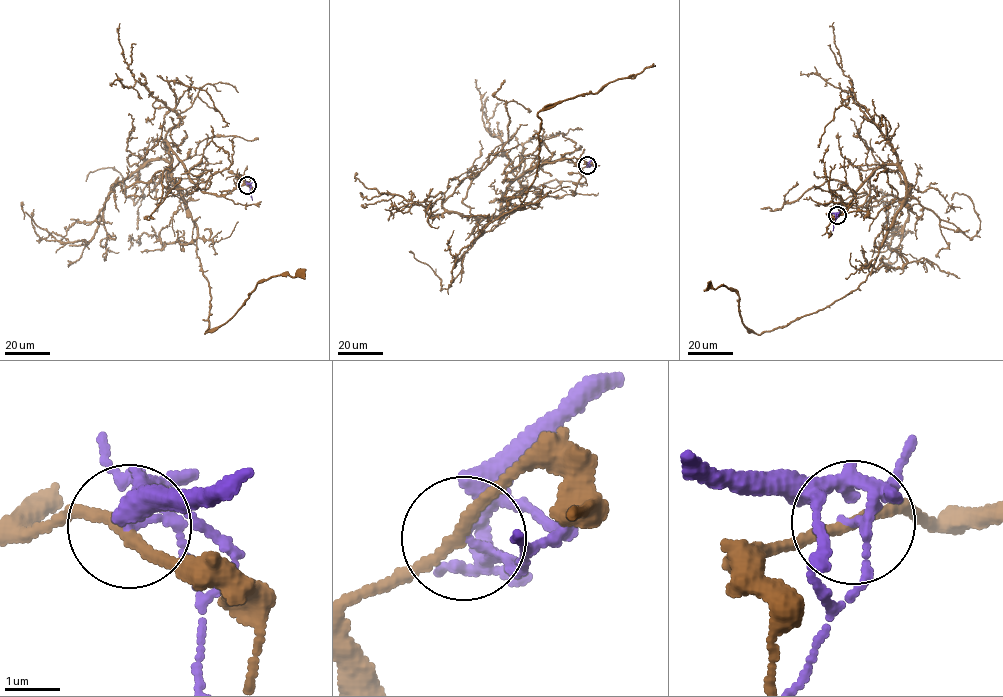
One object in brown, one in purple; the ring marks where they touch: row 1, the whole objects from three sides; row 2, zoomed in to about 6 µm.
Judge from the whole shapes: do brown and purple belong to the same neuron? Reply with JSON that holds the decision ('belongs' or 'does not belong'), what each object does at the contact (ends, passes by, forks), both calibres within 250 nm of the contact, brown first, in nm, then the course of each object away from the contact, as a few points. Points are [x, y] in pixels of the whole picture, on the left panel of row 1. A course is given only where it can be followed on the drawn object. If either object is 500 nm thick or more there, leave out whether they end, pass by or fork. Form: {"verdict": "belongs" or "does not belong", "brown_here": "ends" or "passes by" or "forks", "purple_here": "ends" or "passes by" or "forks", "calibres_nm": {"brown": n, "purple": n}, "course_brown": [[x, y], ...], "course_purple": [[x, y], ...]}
{"verdict": "does not belong", "brown_here": "passes by", "purple_here": "forks", "calibres_nm": {"brown": 200, "purple": 100}, "course_brown": [[247, 185], [203, 193], [164, 141], [210, 287], [205, 333], [229, 319], [258, 283], [305, 269]], "course_purple": [[247, 185], [252, 200]]}

